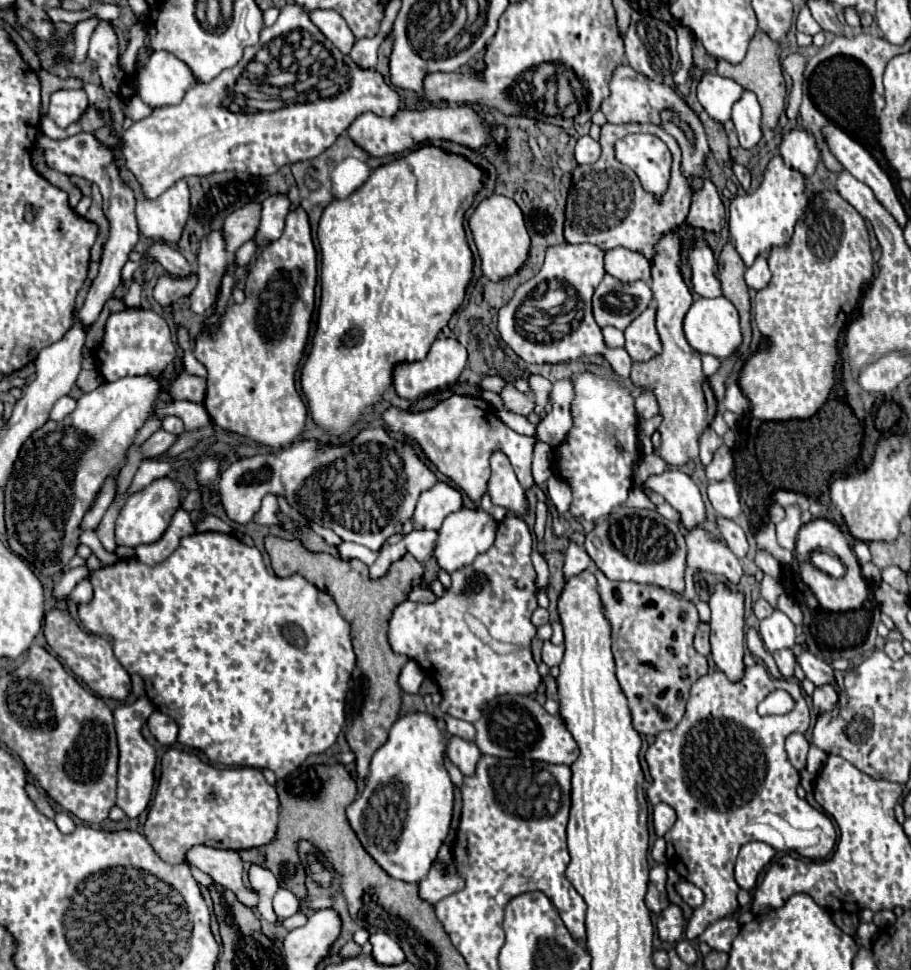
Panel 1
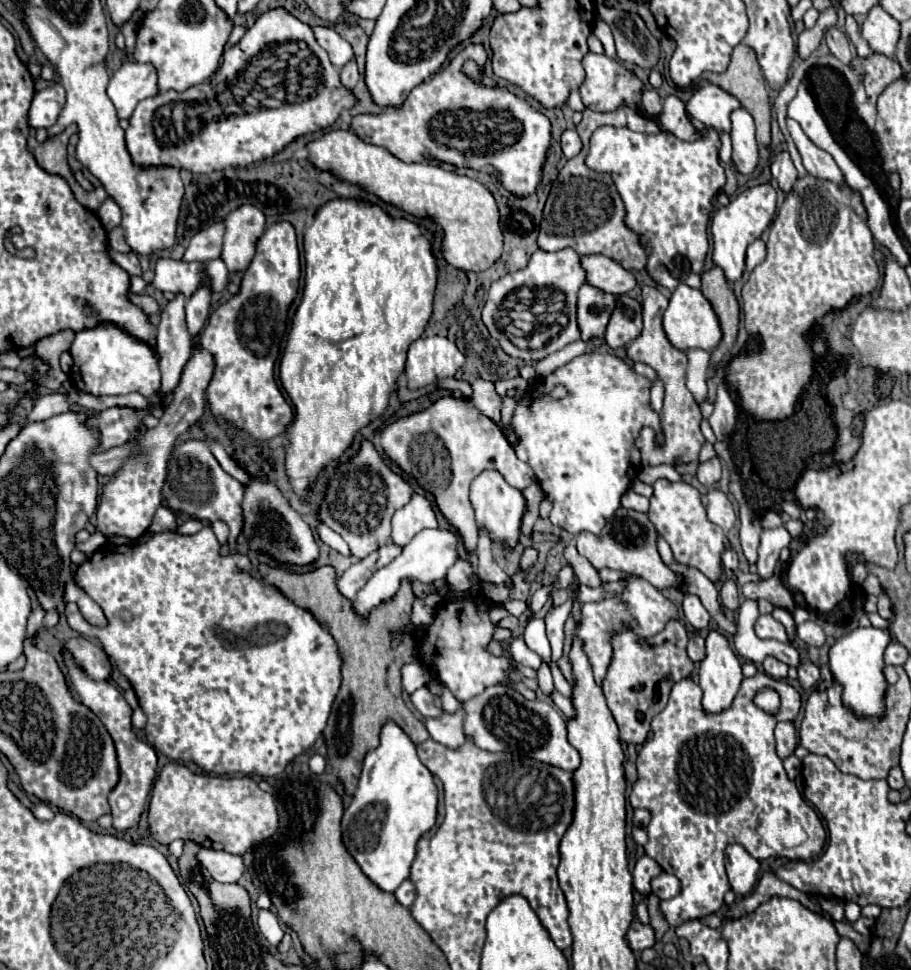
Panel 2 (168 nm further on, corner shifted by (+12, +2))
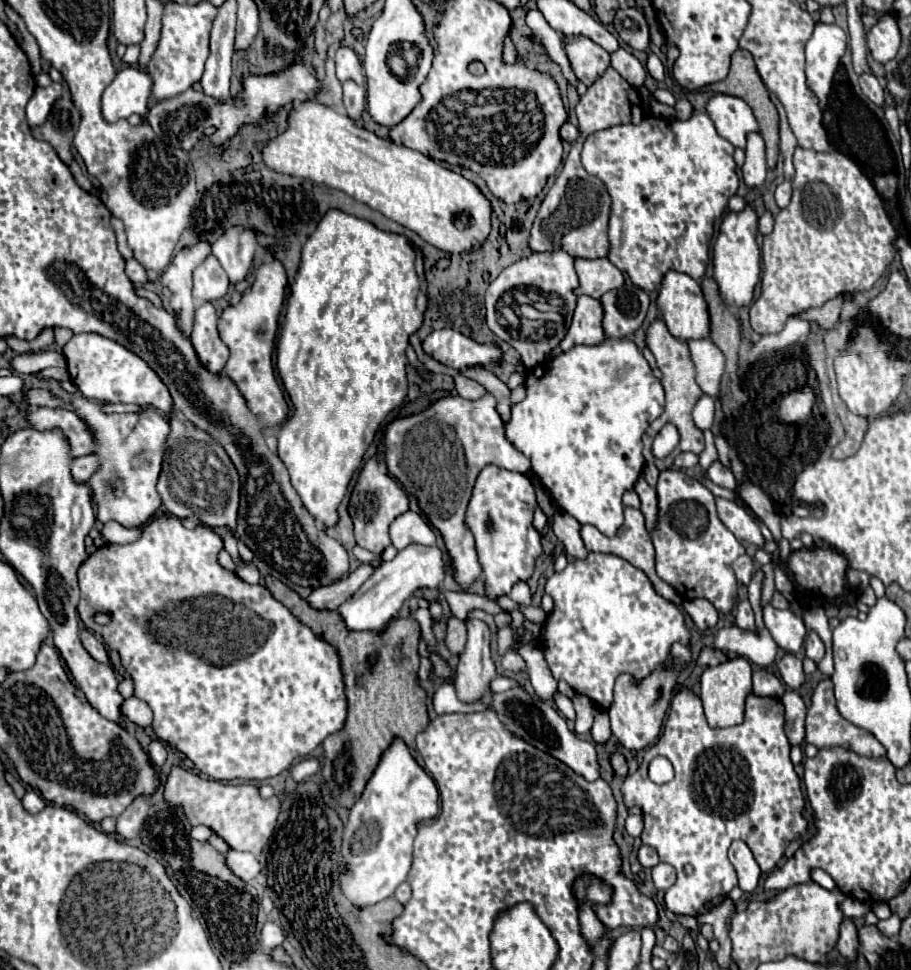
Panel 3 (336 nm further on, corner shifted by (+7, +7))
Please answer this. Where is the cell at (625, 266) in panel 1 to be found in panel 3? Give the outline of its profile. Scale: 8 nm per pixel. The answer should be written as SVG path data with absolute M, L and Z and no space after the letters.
M577 258L575 270L579 276L579 294L589 294L593 298L601 298L605 292L613 288L621 288L623 274L621 270L611 264L607 258Z

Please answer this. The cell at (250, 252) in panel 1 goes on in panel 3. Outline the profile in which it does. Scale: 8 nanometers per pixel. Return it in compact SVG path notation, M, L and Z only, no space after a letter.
M209 256L193 270L193 298L197 302L211 302L223 298L229 290L229 278L215 256Z

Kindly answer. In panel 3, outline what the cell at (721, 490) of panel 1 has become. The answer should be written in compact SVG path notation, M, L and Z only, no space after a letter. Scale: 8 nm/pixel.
M717 498L717 514L719 520L739 538L745 542L751 542L755 546L763 546L763 536L759 526L753 522L753 518L743 510L743 506L739 506L733 500L725 500L725 498Z

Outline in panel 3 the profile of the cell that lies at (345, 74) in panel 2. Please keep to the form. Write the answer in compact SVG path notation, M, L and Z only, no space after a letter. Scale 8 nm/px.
M353 80L343 82L343 104L345 104L347 114L353 120L357 120L361 116L361 112L363 112L363 106L365 106L365 90L363 90L363 86L353 84Z

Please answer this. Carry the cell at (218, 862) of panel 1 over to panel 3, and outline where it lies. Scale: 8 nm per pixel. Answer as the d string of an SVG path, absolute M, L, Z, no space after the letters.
M227 850L227 852L225 852L225 862L227 862L229 870L231 870L235 876L239 876L241 880L245 880L245 882L253 880L253 878L259 874L259 870L261 870L257 858L255 858L251 852Z

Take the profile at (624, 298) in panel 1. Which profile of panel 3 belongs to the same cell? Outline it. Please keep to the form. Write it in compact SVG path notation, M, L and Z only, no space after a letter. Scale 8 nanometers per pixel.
M585 294L579 296L569 332L563 338L563 342L553 350L553 356L567 352L575 344L601 344L605 340L601 320L603 320L601 300L585 296Z

